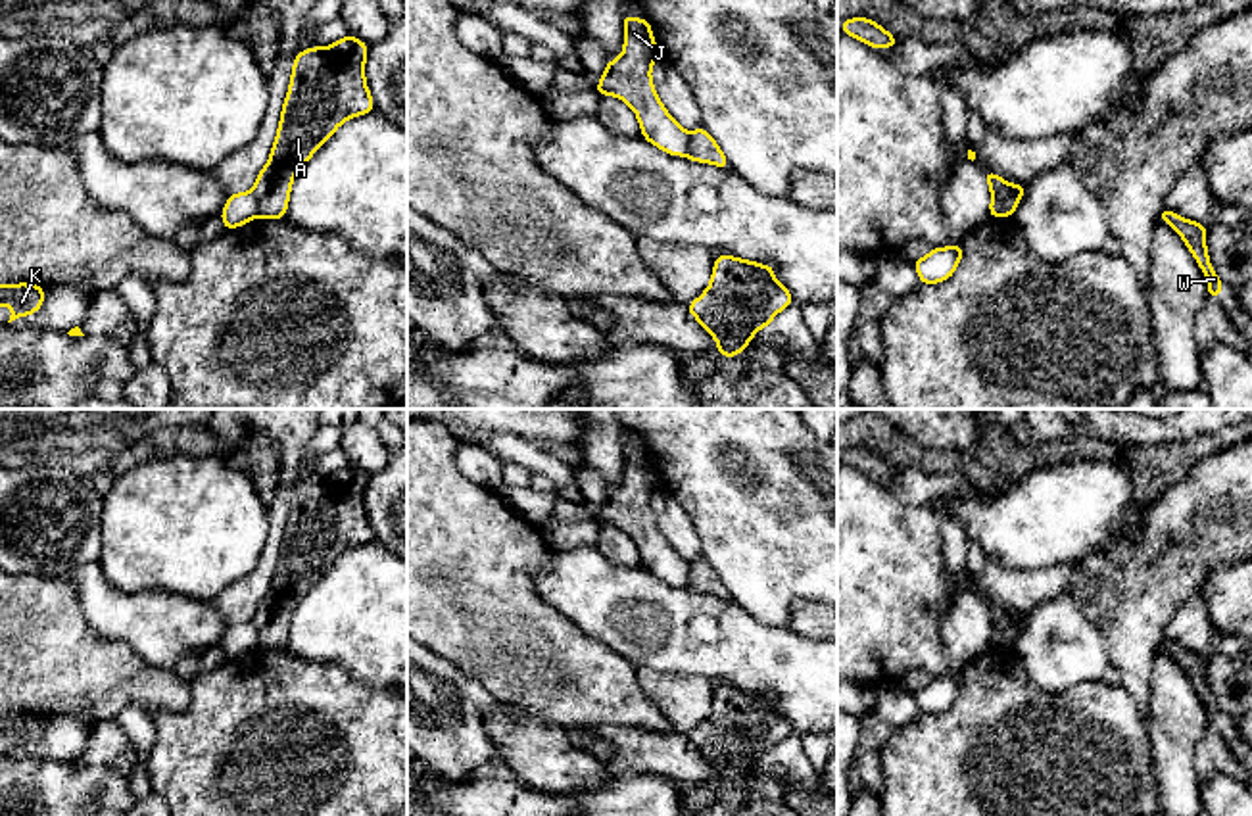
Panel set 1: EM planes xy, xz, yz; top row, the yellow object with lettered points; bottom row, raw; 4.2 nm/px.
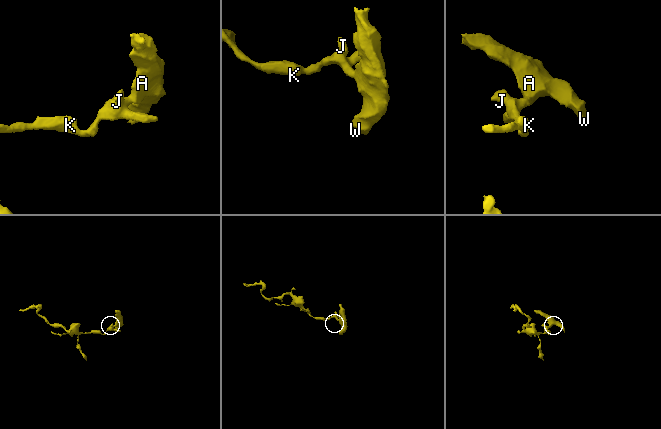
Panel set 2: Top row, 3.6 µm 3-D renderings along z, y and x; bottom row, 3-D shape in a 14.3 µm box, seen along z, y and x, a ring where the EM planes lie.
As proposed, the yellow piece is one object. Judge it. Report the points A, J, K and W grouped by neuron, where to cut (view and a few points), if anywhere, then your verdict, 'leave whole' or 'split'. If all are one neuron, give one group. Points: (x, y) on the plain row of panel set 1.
A W / J K; cut in yz along (993, 624), (1001, 626), (1012, 642); split

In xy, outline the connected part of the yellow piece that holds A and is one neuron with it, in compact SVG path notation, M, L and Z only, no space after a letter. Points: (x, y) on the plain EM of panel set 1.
M348 465L296 486L277 568L252 620L259 647L284 649L292 611L305 591L344 551L374 541L365 511L367 482L363 470Z

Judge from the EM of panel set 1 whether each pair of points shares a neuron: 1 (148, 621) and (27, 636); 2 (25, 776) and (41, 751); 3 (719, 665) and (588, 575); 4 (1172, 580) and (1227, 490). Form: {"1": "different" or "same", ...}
{"1": "different", "2": "different", "3": "same", "4": "same"}

